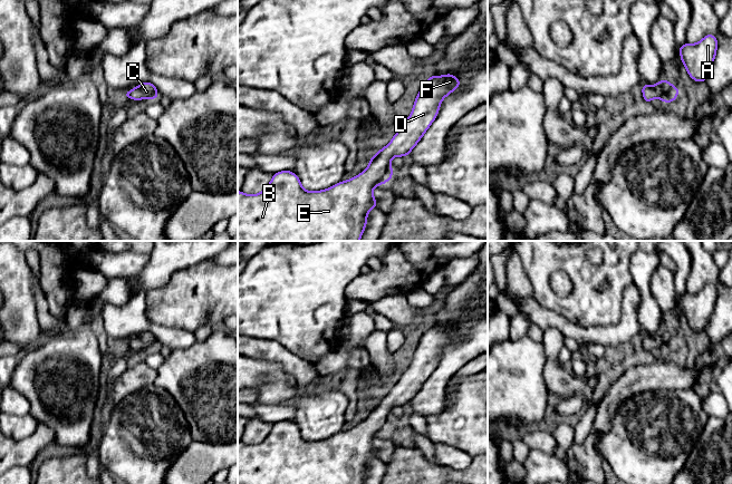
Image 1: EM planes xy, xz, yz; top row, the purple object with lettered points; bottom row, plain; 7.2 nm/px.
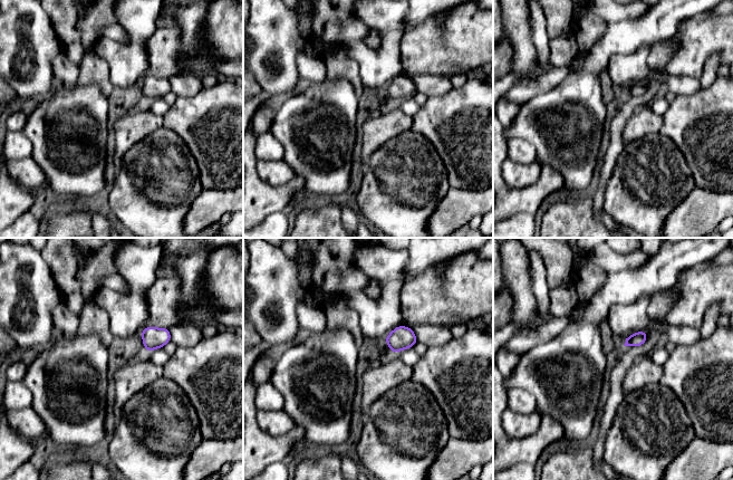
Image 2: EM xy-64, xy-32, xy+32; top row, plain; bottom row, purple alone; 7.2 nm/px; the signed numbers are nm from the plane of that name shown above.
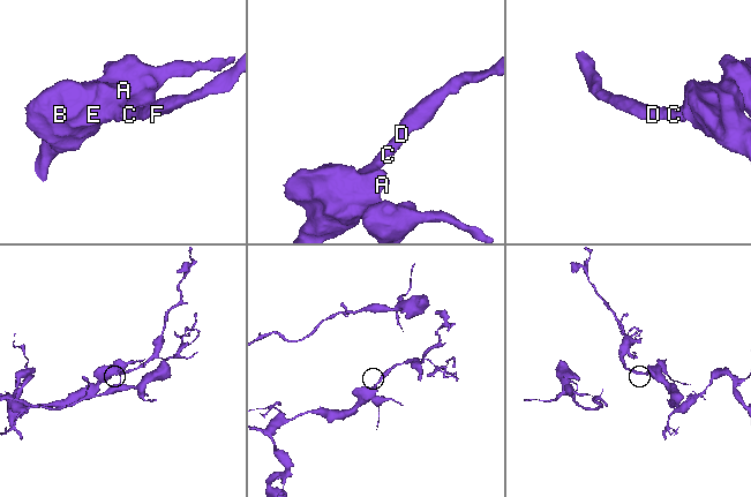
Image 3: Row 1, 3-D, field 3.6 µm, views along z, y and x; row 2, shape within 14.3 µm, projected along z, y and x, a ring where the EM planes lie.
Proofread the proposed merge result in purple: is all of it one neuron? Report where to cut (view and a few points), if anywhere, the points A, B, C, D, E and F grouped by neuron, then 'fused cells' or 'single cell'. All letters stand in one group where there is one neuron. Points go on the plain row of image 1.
cut none; groups A B C D E F; single cell

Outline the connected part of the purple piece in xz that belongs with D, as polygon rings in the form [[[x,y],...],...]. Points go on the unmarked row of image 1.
[[[453,325],[428,326],[415,348],[410,367],[402,374],[391,393],[370,407],[367,418],[357,426],[318,442],[302,438],[291,420],[272,424],[269,435],[260,443],[248,445],[238,441],[238,484],[363,484],[367,464],[378,457],[373,438],[393,427],[391,408],[407,407],[436,368],[441,351],[461,336]]]

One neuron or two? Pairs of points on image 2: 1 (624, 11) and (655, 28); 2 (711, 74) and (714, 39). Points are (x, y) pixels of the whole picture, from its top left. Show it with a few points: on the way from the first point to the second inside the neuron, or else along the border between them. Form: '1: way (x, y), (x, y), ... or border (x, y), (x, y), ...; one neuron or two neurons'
1: border (647, 11), (638, 18), (611, 22); two neurons
2: border (716, 55), (705, 64), (703, 73), (698, 78); two neurons

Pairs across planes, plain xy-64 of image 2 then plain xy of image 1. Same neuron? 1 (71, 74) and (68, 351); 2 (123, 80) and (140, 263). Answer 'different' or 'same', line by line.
1: different
2: same

